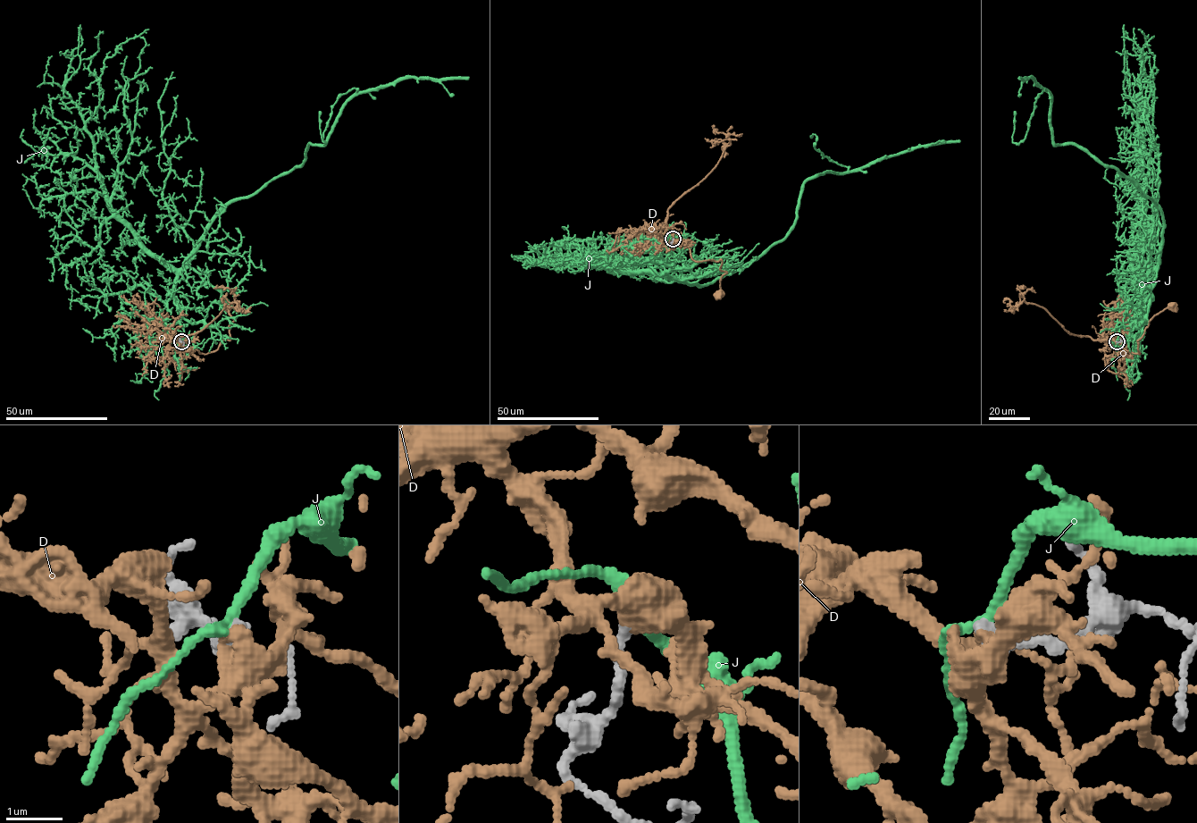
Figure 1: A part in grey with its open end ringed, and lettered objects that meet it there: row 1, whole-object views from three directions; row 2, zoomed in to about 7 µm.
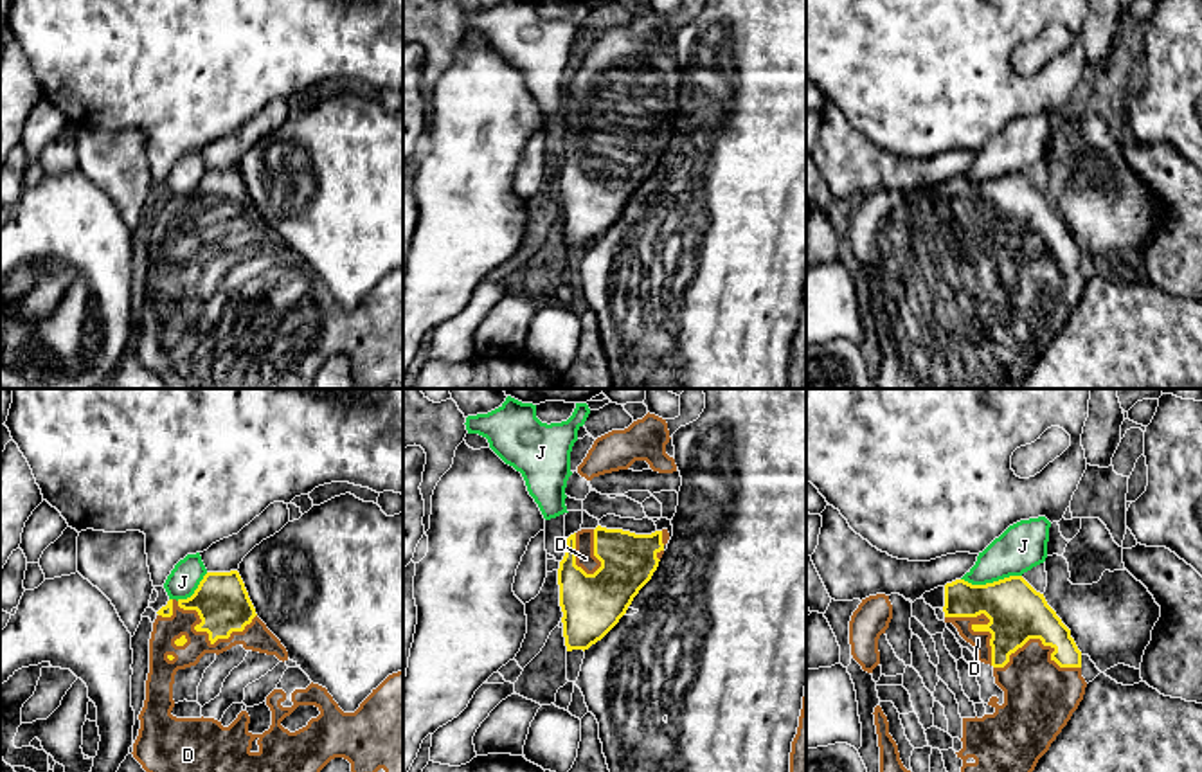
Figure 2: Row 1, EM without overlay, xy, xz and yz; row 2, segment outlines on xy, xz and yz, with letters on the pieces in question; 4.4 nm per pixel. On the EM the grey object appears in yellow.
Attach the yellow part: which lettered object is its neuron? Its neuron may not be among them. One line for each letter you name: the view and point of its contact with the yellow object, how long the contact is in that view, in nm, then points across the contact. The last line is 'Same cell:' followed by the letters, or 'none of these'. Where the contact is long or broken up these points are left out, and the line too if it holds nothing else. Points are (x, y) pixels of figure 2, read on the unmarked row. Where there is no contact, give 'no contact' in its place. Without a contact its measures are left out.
D: yz (992, 256) | 650 nm
Same cell: D

